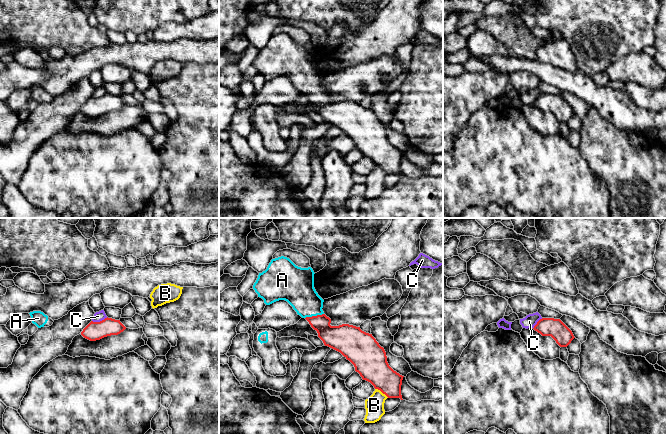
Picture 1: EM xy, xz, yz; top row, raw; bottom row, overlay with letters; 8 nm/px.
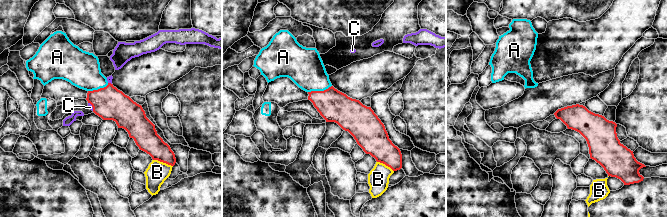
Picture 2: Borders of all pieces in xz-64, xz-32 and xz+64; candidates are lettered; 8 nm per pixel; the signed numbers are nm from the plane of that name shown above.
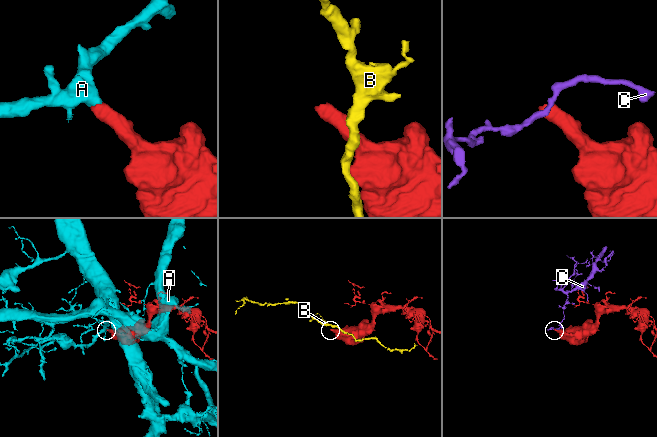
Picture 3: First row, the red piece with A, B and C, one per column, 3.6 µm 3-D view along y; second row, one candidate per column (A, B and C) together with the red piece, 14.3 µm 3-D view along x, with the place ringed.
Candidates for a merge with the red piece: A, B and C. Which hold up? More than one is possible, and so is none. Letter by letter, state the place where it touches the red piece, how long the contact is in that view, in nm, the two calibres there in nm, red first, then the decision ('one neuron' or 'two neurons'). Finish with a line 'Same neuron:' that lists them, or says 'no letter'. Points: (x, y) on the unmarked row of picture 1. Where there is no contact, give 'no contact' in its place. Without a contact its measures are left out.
A: xz (314, 92) | 160 nm | 190/260 nm | one neuron
B: xz (382, 168) | 130 nm | 260/160 nm | two neurons
C: xy (100, 97) | 130 nm | 150/80 nm | two neurons
Same neuron: A

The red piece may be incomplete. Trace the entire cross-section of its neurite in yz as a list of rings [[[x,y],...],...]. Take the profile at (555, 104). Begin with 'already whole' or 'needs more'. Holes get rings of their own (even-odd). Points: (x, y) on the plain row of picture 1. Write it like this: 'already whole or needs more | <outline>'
already whole | [[[542,94],[533,105],[542,112],[551,112],[560,123],[567,123],[575,114],[572,107],[560,95]]]

